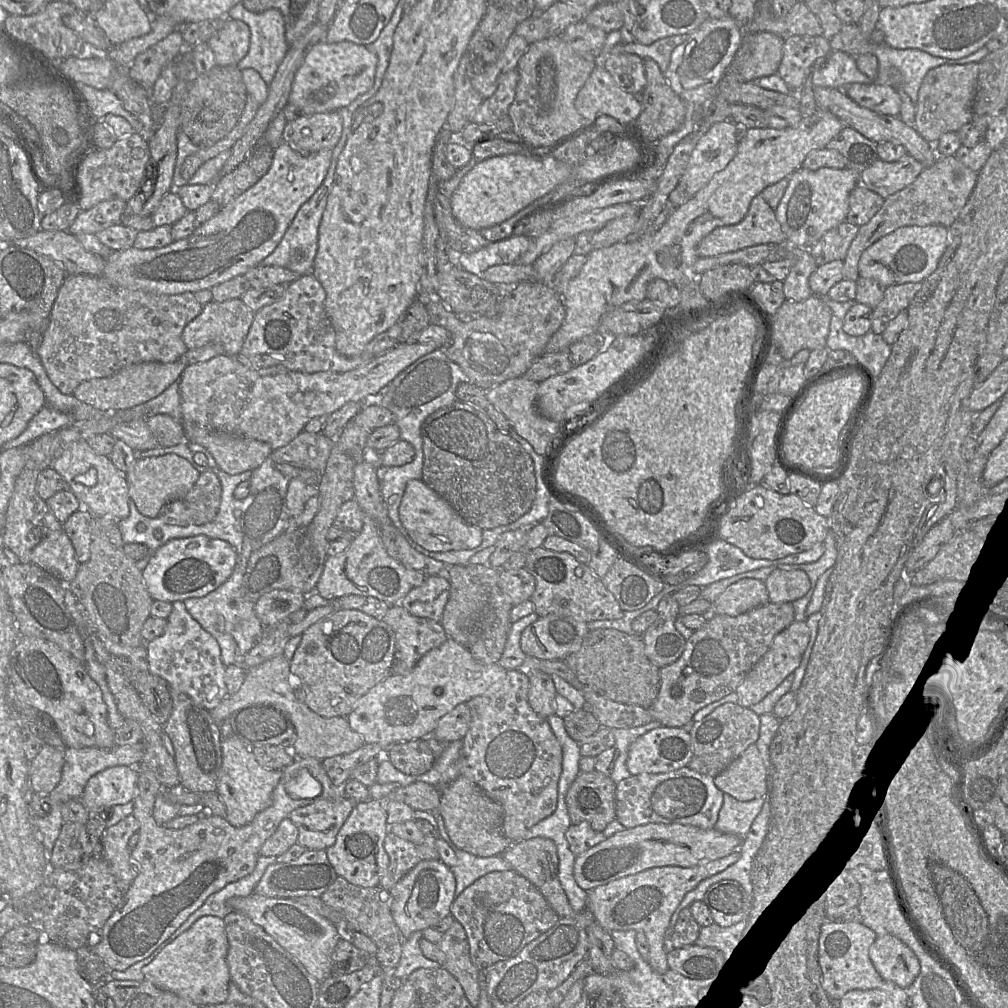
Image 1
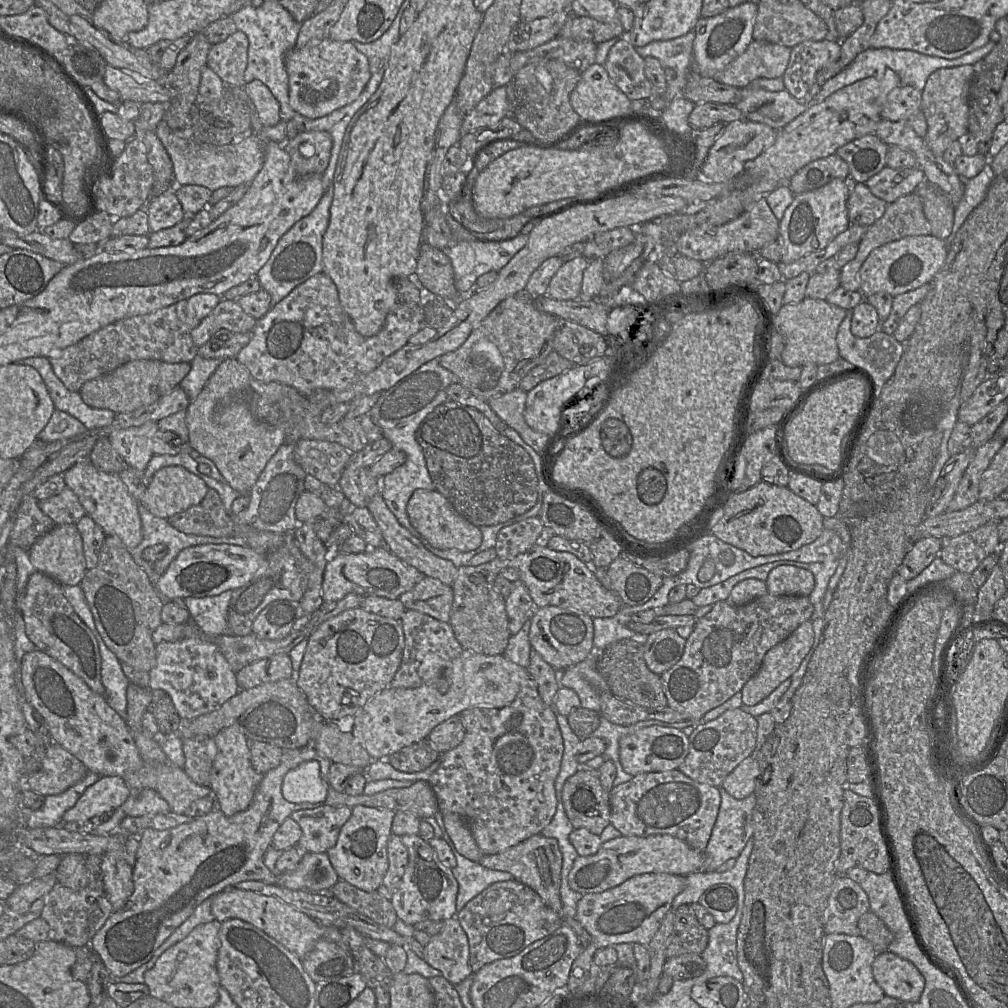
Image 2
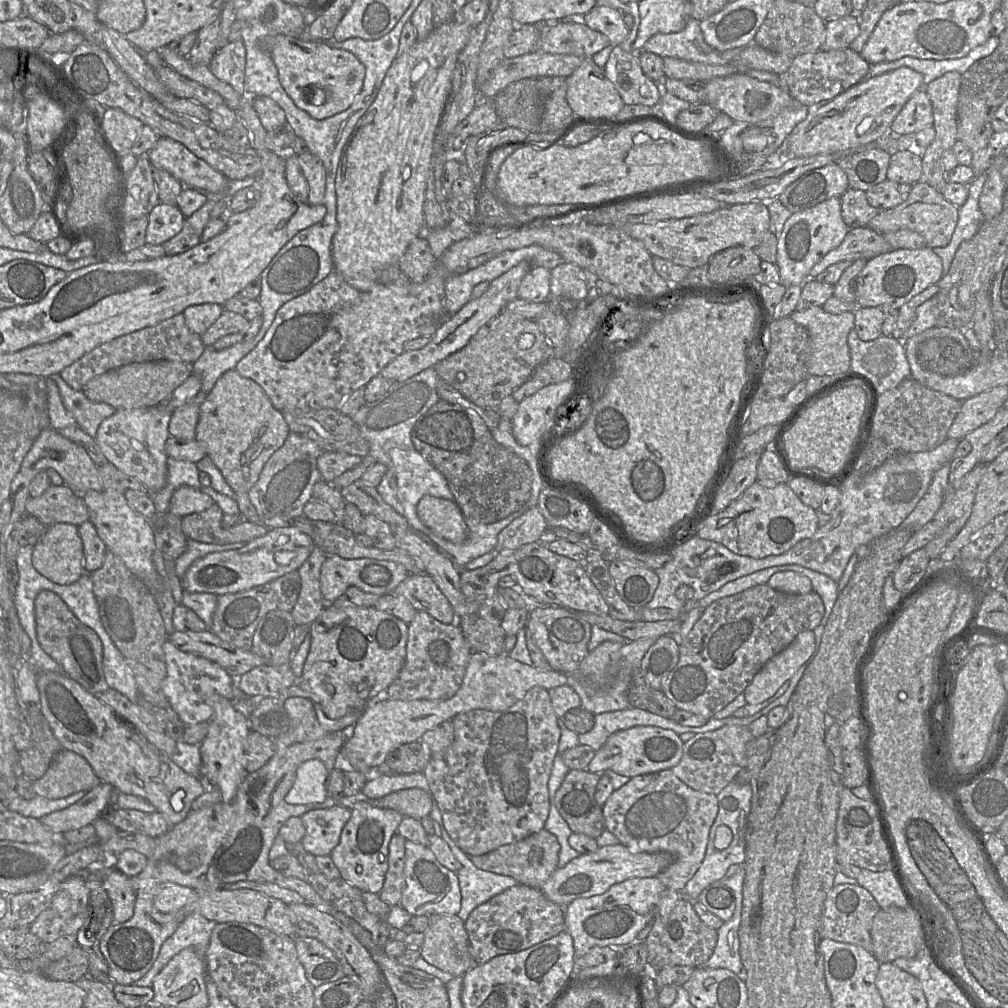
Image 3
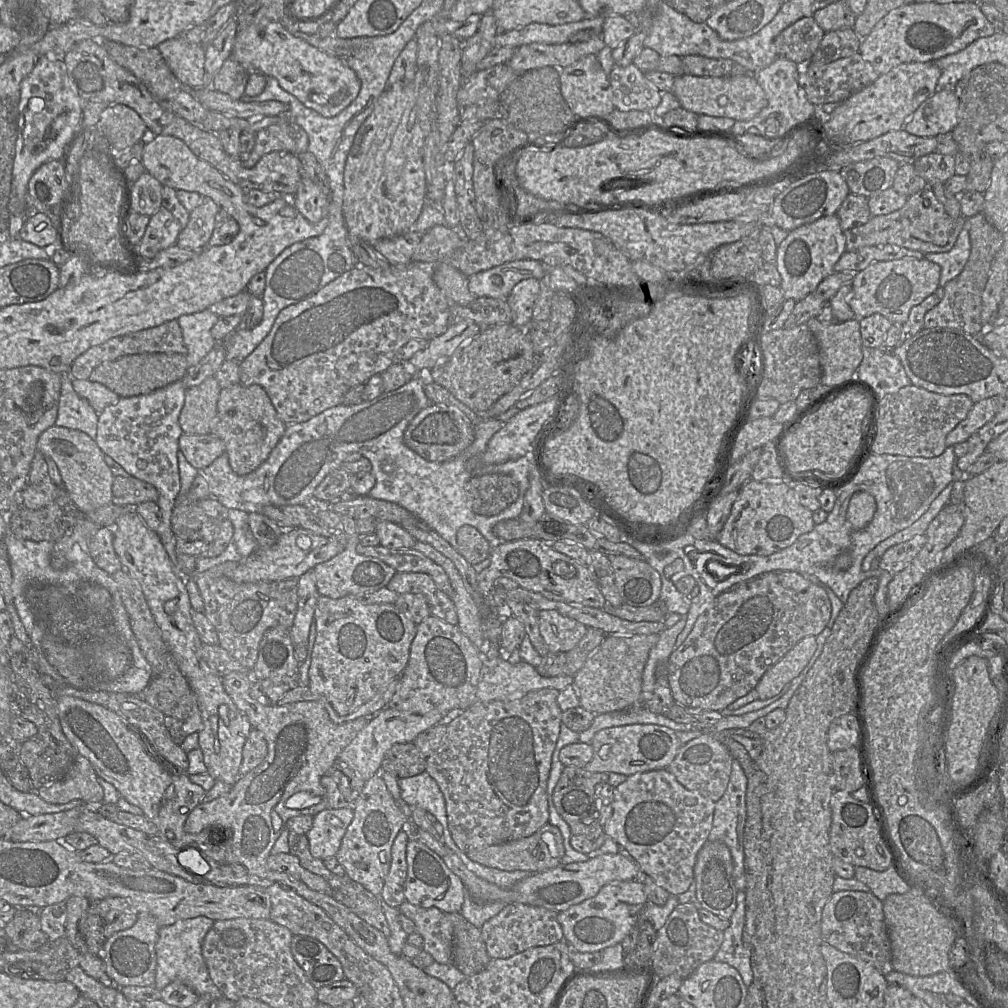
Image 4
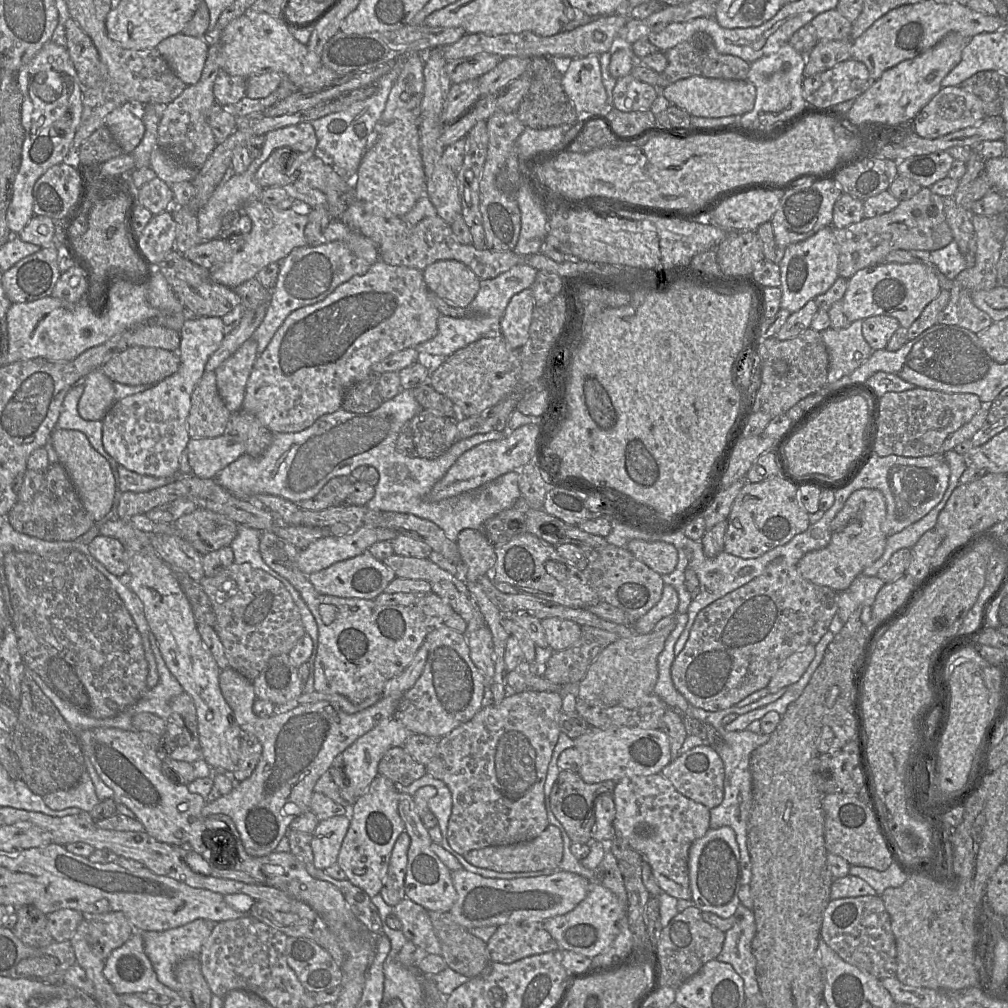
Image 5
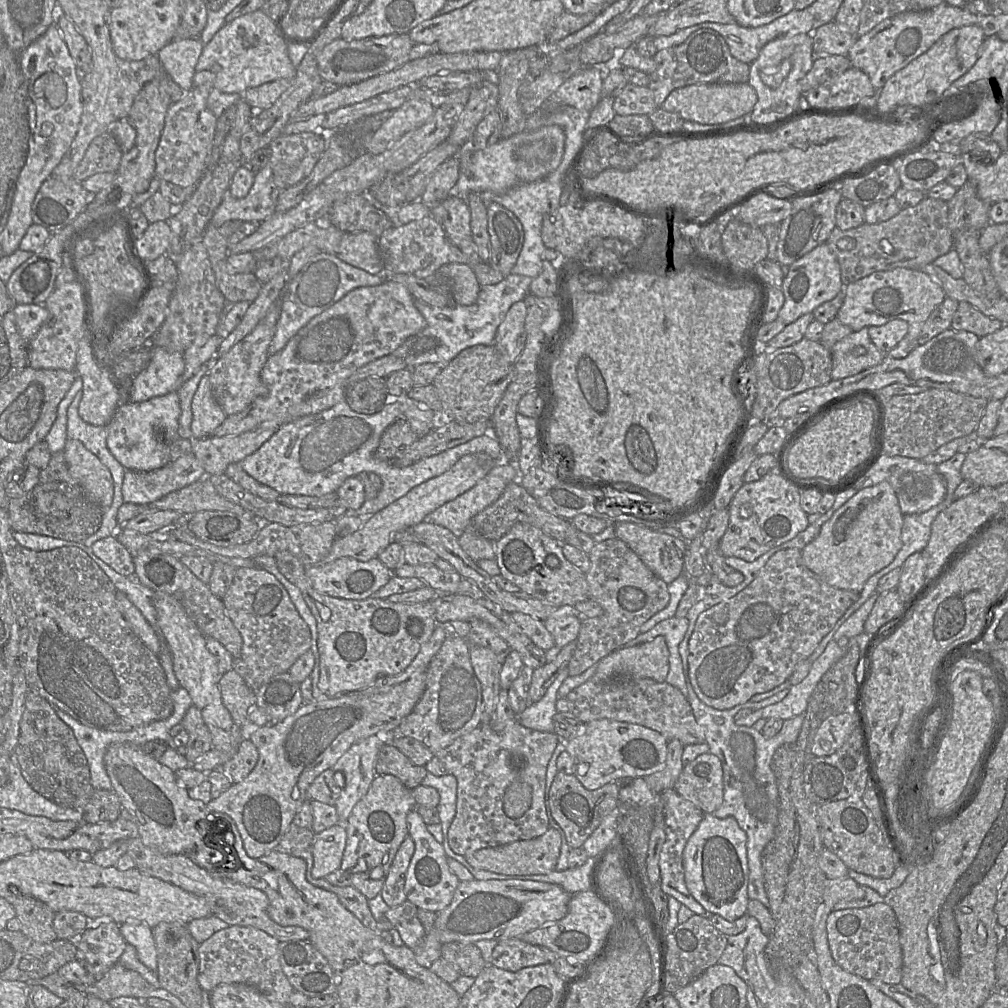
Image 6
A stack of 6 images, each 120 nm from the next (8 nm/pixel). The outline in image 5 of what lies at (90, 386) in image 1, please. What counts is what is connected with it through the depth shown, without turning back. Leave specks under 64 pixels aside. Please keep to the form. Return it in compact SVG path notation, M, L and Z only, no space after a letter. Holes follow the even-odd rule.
M134 346L117 353L99 369L113 382L153 386L174 374L179 366L178 351Z

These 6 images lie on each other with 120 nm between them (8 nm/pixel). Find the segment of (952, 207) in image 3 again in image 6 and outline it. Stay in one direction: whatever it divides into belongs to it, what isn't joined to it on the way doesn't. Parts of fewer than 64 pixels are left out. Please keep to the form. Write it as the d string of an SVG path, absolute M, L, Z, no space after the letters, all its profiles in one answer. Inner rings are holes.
M925 196L916 206L901 209L887 221L841 230L837 226L826 241L841 269L843 285L849 285L877 271L894 268L920 269L953 248L948 226L947 202Z

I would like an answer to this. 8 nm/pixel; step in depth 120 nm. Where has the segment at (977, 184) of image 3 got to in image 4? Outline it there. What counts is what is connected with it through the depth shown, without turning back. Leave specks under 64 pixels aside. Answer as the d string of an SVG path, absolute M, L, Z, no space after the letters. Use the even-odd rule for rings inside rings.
M965 226L961 229L953 248L947 252L926 253L926 259L941 267L939 286L944 287L964 269L971 254L970 233Z

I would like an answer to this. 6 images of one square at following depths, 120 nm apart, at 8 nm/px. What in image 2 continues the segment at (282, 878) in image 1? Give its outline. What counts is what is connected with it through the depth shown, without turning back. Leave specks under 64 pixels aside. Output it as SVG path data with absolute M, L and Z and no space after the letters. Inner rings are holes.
M306 852L294 869L278 874L276 885L290 890L324 893L330 892L339 880L340 878L333 868L327 853Z

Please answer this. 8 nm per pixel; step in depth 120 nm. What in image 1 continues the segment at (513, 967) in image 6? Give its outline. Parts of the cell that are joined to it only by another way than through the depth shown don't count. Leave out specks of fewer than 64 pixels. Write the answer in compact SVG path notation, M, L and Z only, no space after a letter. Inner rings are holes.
M514 869L490 872L477 879L454 899L451 915L464 928L470 947L470 958L480 972L487 971L499 961L516 956L525 945L553 927L560 918L541 892Z

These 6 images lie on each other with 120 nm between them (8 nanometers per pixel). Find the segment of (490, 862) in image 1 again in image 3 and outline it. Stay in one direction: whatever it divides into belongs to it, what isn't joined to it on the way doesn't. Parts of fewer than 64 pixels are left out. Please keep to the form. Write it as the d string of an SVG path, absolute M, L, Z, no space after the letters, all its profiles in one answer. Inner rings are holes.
M434 799L430 817L439 824L441 837L449 845L453 855L461 864L461 868L456 872L461 892L461 908L457 915L463 921L469 917L477 906L518 884L512 877L485 871L473 864L470 859L471 856L461 851L446 831L441 811Z

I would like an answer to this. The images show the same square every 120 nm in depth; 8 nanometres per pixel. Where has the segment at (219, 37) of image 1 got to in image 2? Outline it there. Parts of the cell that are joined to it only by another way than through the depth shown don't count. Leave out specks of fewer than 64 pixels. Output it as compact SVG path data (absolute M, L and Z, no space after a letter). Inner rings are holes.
M237 30L223 42L213 44L207 55L207 66L228 85L243 87L247 66L248 38Z

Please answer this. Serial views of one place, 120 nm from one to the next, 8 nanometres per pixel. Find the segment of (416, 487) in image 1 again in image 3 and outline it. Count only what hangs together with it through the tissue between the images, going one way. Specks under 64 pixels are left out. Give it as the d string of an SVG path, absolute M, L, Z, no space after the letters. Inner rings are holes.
M424 496L417 504L417 515L440 538L454 544L462 544L468 539L469 529L454 501Z

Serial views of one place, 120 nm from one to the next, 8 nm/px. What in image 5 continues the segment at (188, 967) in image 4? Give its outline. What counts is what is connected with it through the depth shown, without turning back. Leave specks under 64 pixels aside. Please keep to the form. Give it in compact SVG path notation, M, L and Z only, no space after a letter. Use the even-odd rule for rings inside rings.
M196 919L169 930L142 933L145 952L162 984L179 993L175 966L188 957L199 957L214 925L213 921Z

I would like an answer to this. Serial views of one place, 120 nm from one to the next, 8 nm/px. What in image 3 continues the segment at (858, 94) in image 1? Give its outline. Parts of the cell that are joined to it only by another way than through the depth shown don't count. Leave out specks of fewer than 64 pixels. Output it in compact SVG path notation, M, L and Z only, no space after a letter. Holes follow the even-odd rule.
M924 87L913 93L894 119L890 129L900 135L915 134L933 123L932 104Z

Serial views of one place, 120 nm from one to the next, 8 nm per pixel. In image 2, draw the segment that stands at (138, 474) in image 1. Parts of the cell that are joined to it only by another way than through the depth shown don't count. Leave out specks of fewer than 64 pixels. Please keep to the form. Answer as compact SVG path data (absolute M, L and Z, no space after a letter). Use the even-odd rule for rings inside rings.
M167 466L153 475L139 504L154 516L168 519L201 503L208 489L202 479L184 467Z

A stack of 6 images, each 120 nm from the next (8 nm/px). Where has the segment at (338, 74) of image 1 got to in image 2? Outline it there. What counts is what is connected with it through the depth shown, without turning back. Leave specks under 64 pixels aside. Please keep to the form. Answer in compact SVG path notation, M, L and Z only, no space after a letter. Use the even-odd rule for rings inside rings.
M329 38L301 49L291 49L285 57L285 67L290 106L308 119L324 117L351 104L362 93L371 77L368 58L352 42Z

